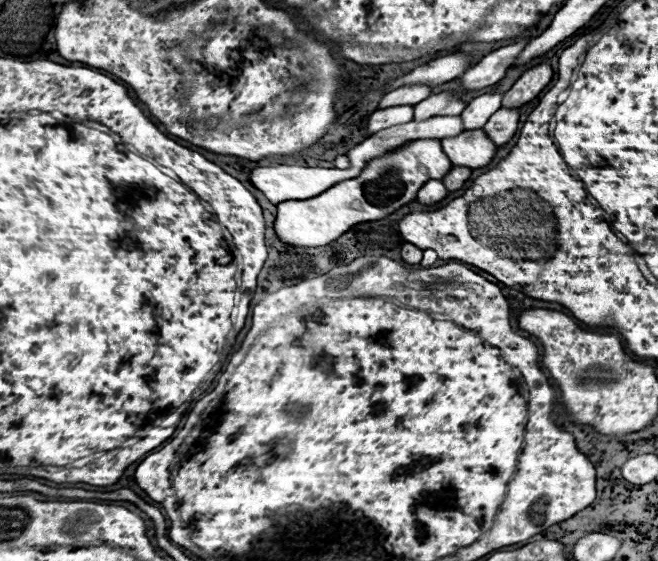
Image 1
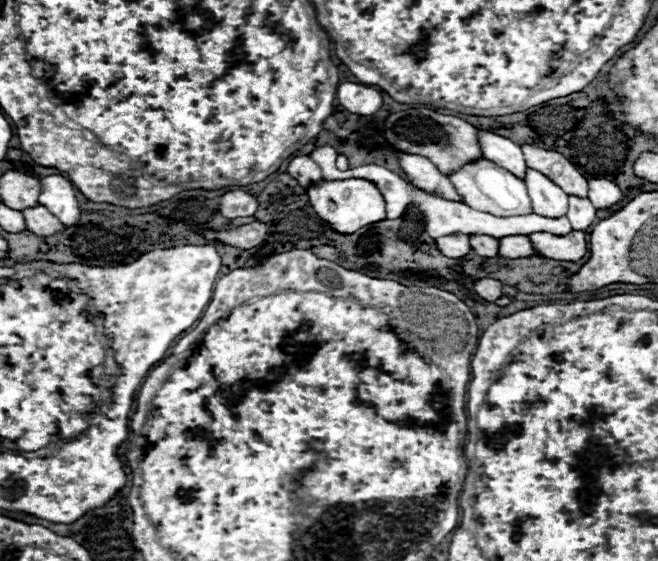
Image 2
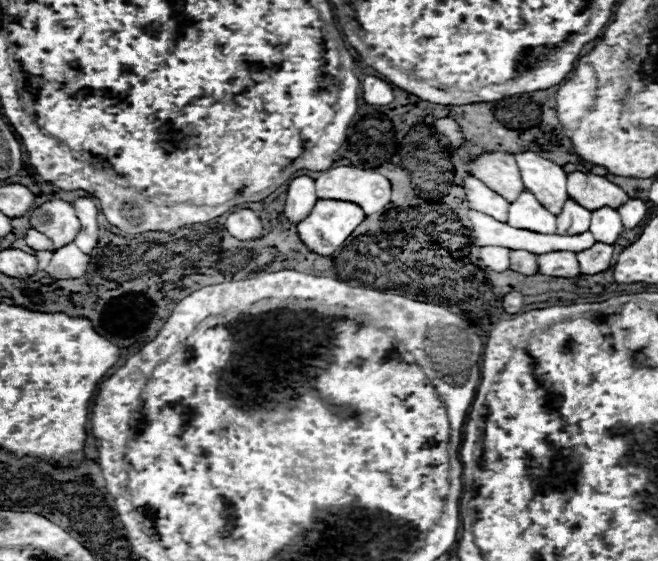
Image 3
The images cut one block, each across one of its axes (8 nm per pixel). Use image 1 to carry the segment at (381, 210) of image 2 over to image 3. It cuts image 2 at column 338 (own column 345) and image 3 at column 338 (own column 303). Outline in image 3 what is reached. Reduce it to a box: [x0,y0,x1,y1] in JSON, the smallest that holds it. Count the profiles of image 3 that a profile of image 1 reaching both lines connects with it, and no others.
[296,200,366,256]

